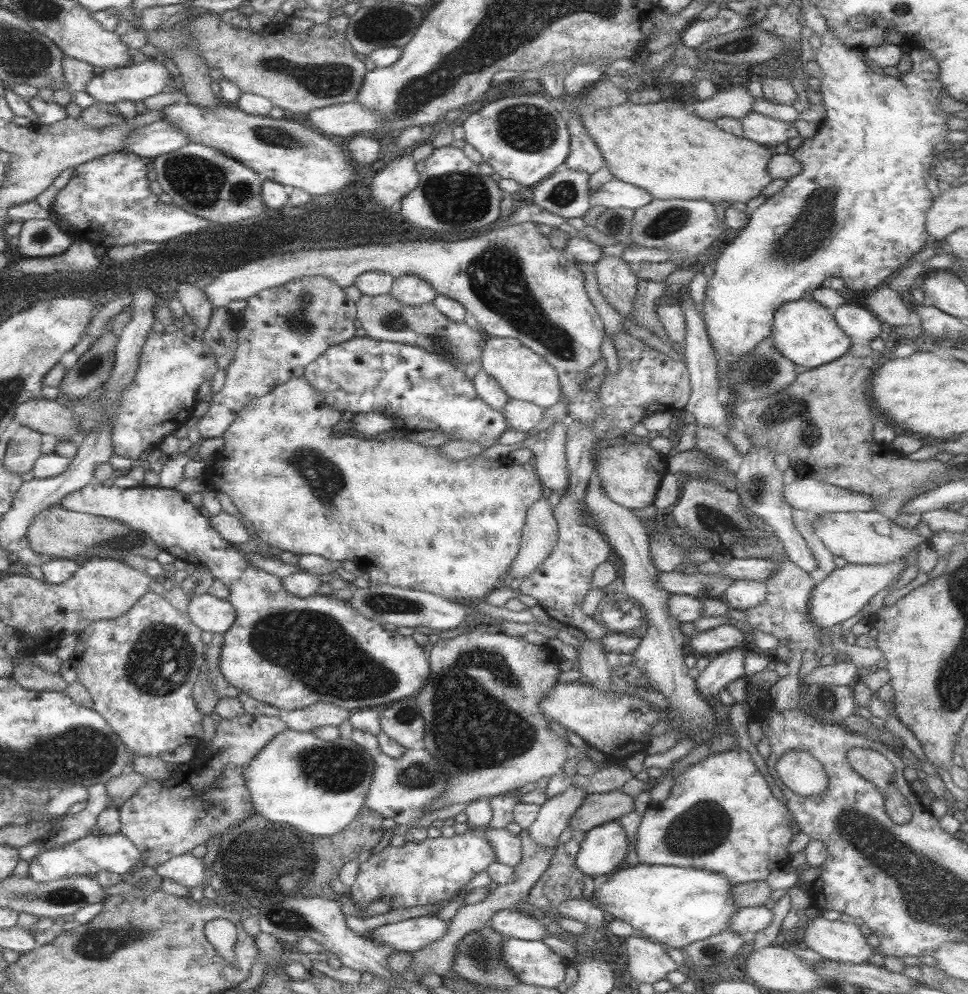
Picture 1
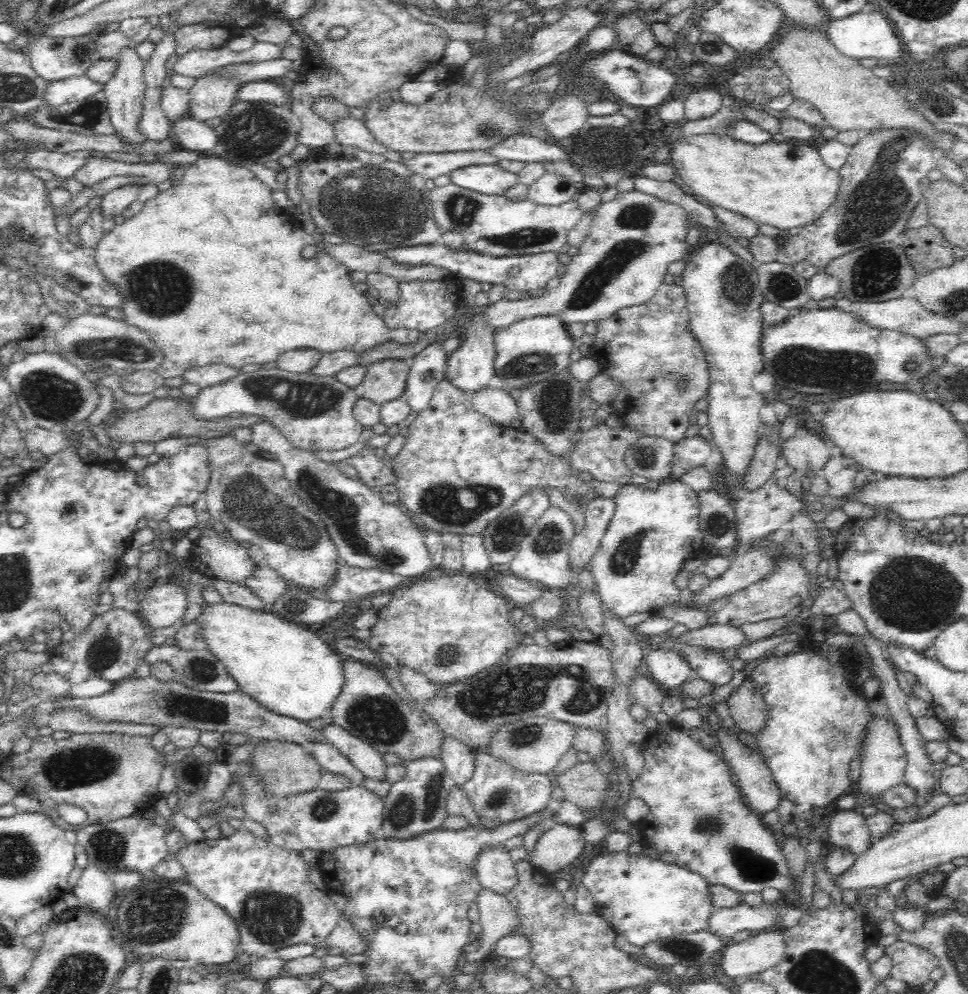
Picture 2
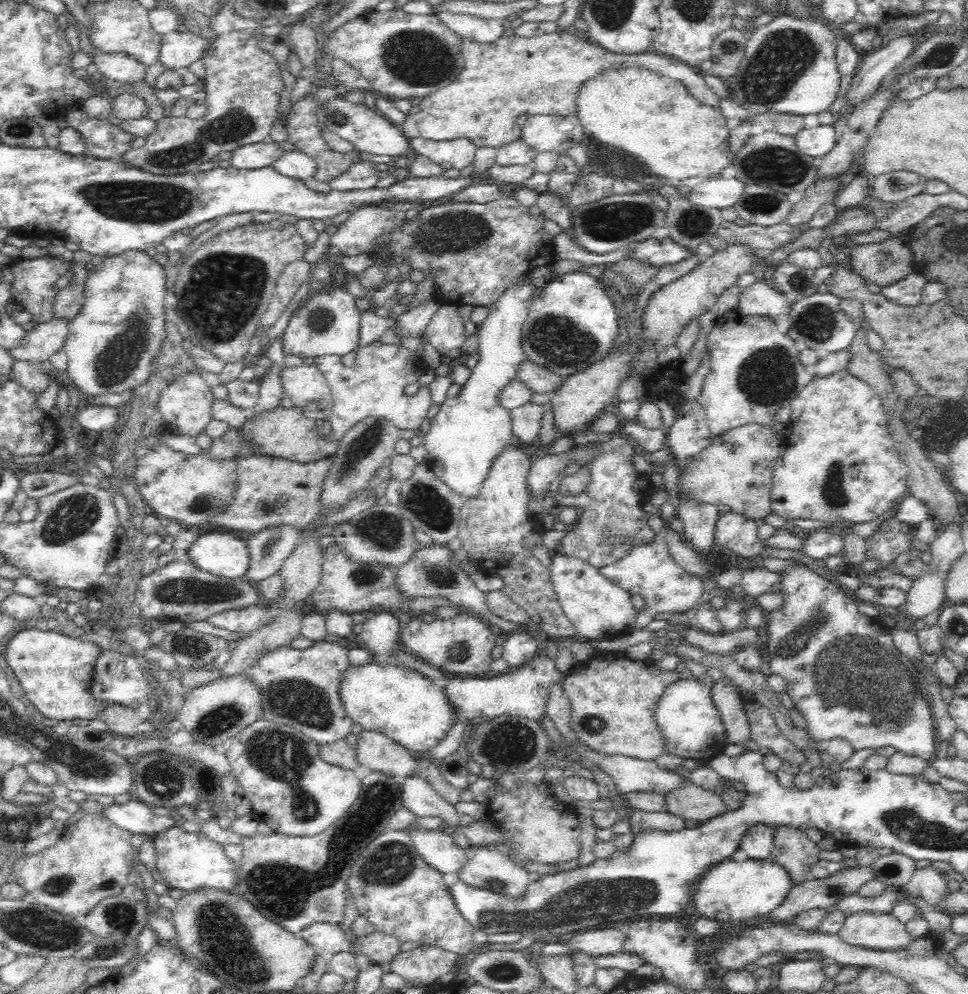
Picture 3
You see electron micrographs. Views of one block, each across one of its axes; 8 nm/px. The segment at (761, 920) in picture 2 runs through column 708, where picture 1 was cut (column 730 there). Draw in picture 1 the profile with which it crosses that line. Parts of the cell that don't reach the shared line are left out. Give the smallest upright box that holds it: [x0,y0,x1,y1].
[727,906,773,938]

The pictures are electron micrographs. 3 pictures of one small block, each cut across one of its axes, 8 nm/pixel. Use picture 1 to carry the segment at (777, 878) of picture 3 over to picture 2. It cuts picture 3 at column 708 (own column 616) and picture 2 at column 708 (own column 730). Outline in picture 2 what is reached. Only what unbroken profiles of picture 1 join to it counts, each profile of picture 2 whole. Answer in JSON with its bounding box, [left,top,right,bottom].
[578,852,714,948]

